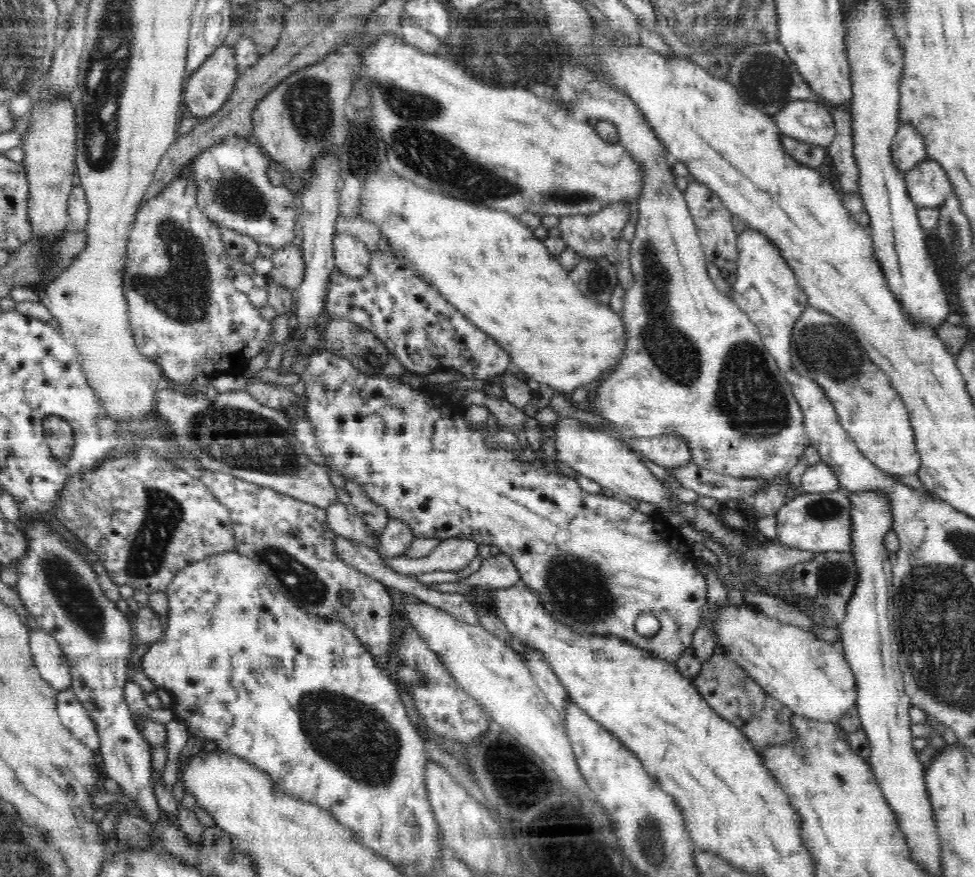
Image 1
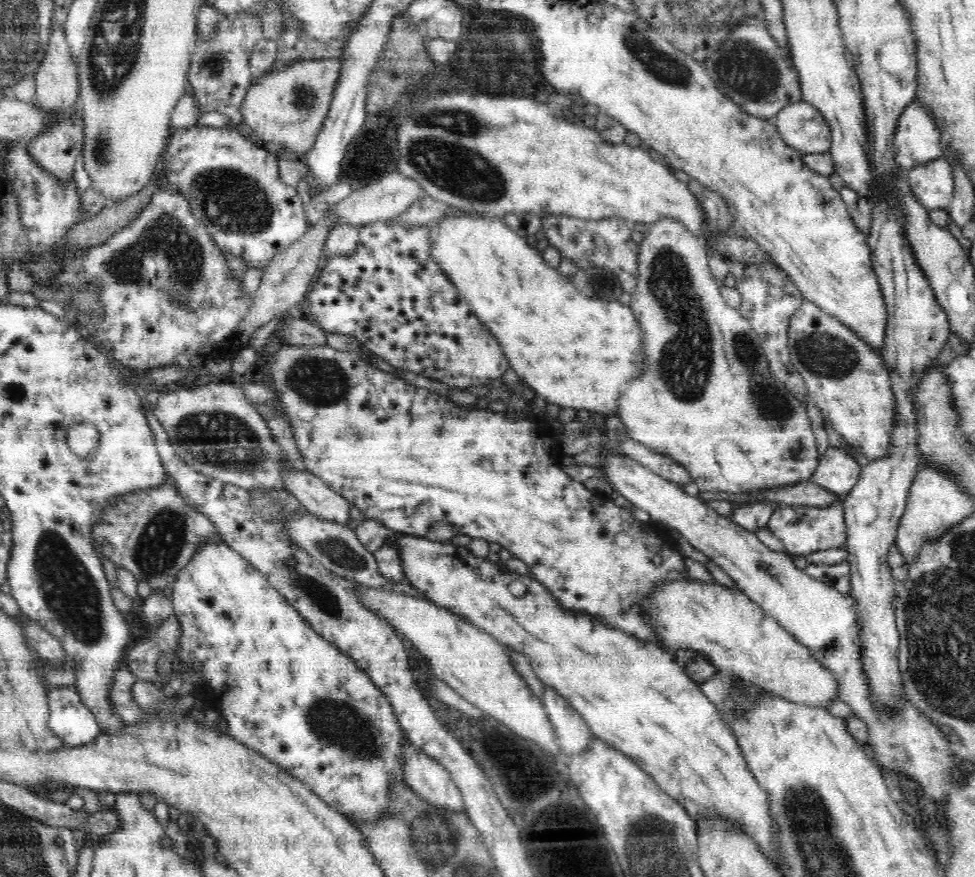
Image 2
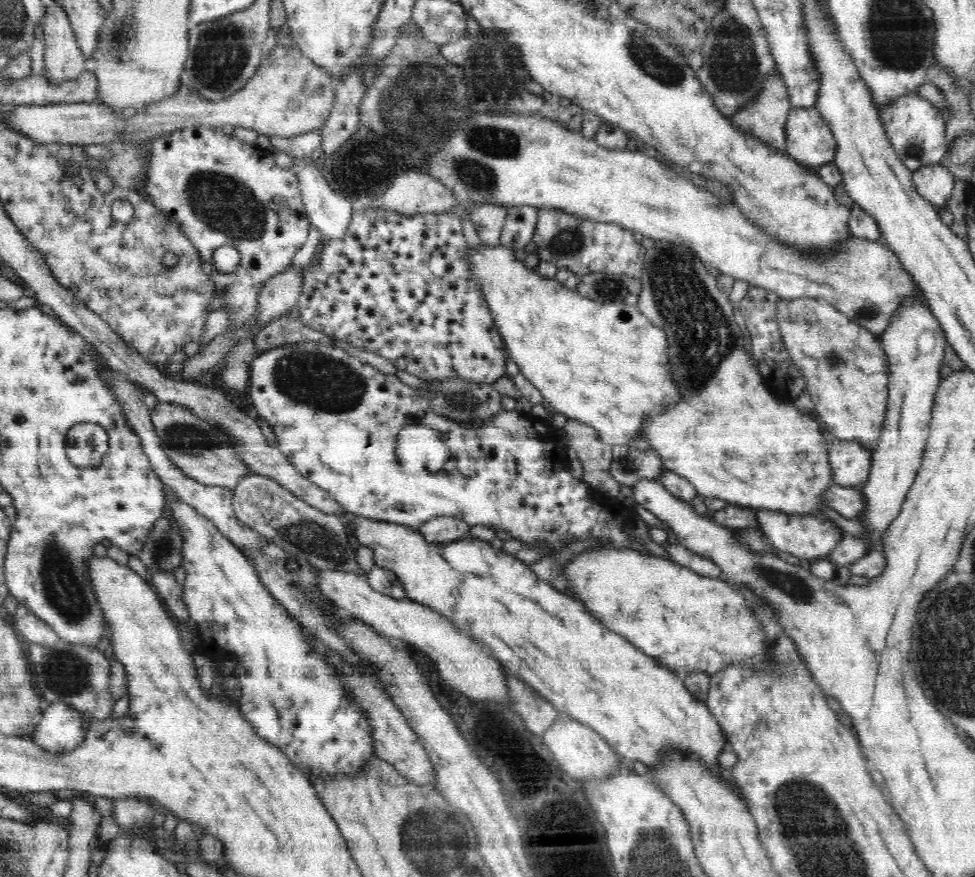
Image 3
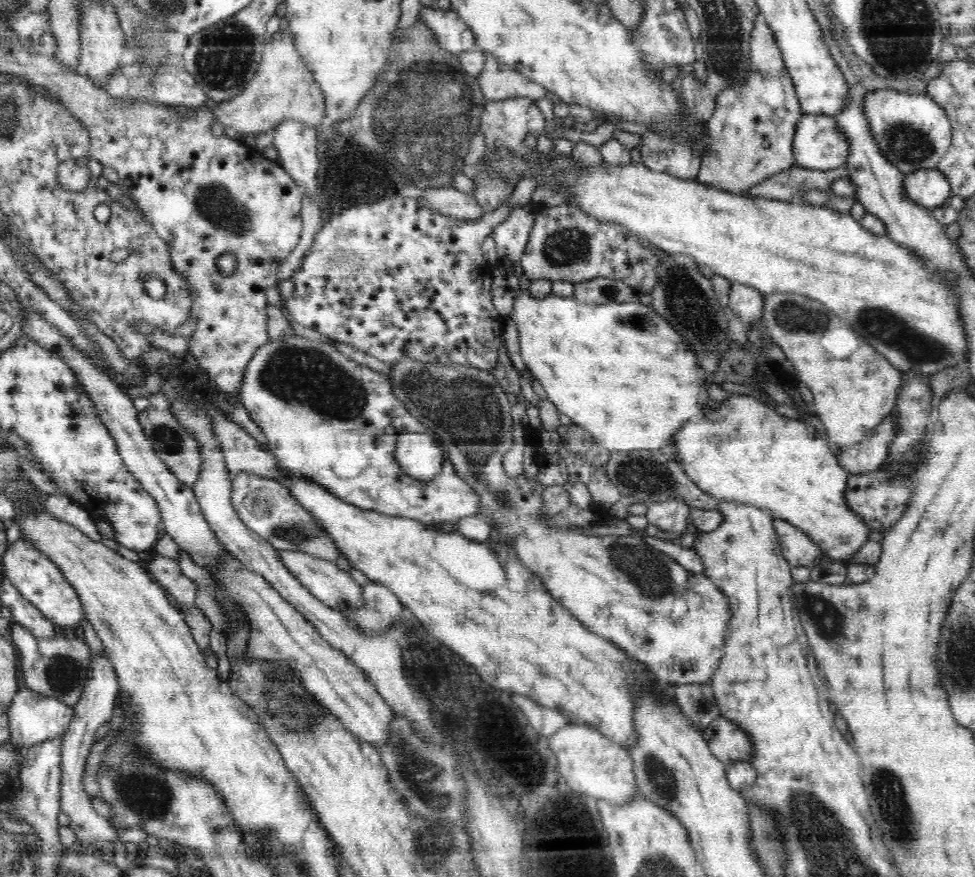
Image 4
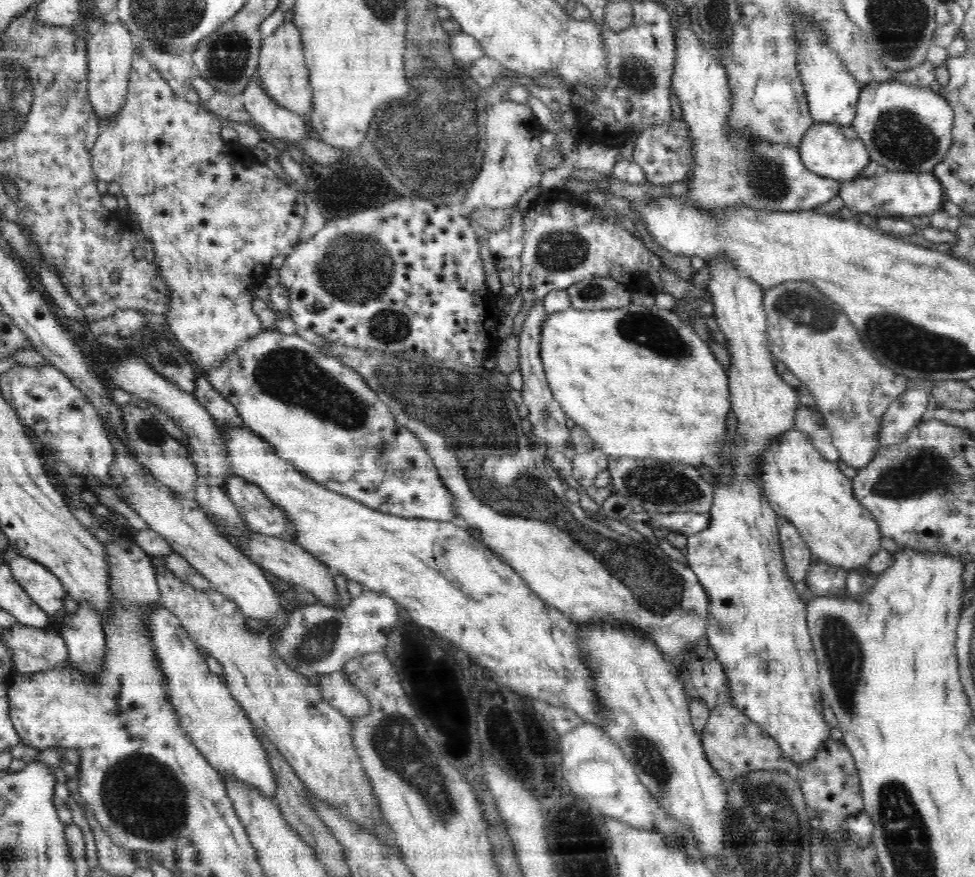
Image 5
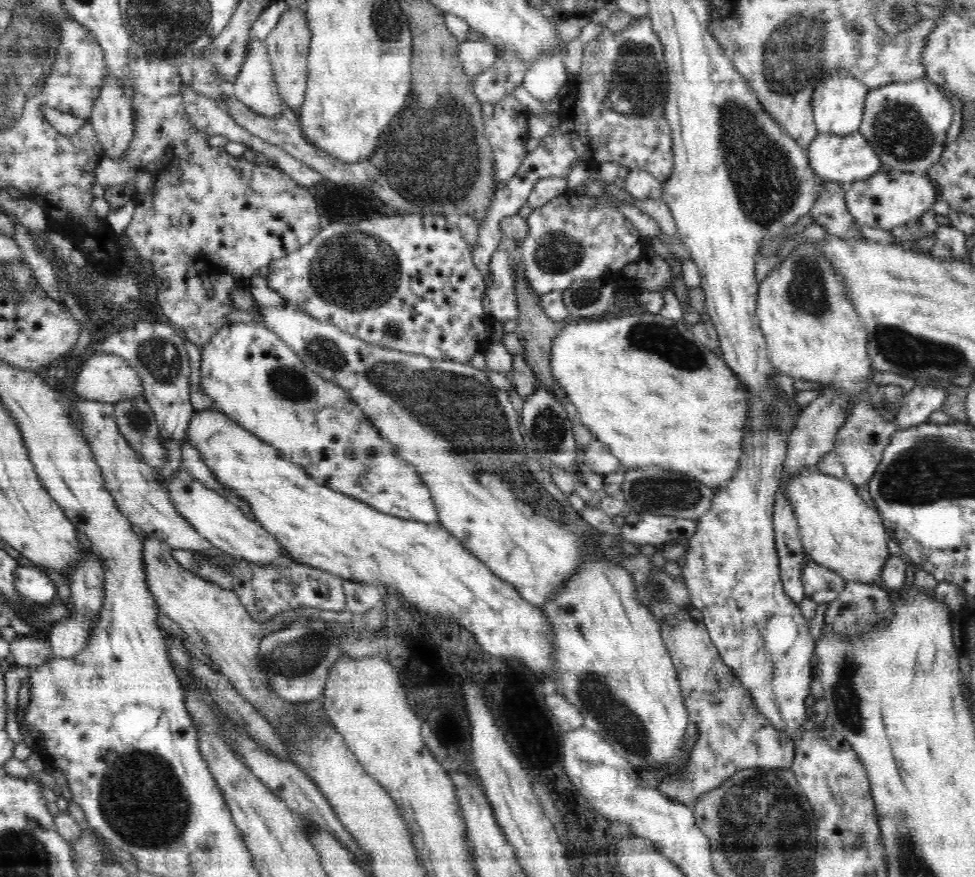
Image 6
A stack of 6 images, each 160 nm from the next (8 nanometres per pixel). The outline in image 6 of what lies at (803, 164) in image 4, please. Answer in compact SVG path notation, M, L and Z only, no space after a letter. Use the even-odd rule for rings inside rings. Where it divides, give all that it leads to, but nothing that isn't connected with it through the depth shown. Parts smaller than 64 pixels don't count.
M858 130L850 135L833 135L818 133L806 148L809 165L812 170L826 181L853 183L858 179L866 179L880 168L881 160Z

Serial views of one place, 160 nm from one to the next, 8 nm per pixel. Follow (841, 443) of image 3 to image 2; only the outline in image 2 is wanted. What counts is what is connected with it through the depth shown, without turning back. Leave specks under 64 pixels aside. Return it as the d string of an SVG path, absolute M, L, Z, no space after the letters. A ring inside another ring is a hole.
M830 446L820 457L820 464L809 481L832 494L848 494L858 482L862 469L852 455Z

